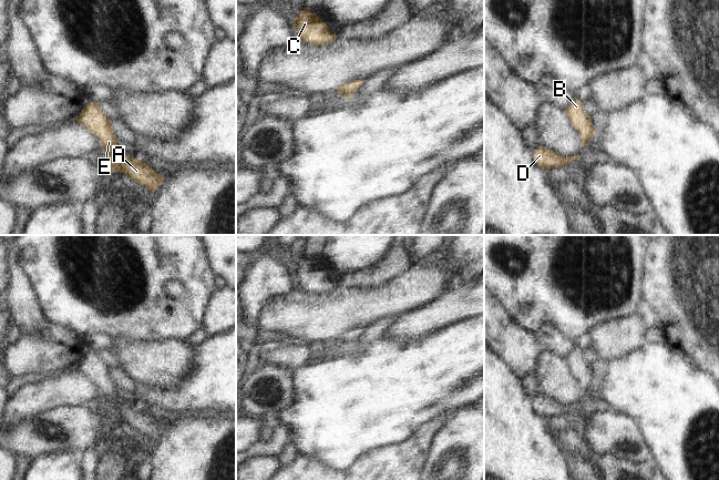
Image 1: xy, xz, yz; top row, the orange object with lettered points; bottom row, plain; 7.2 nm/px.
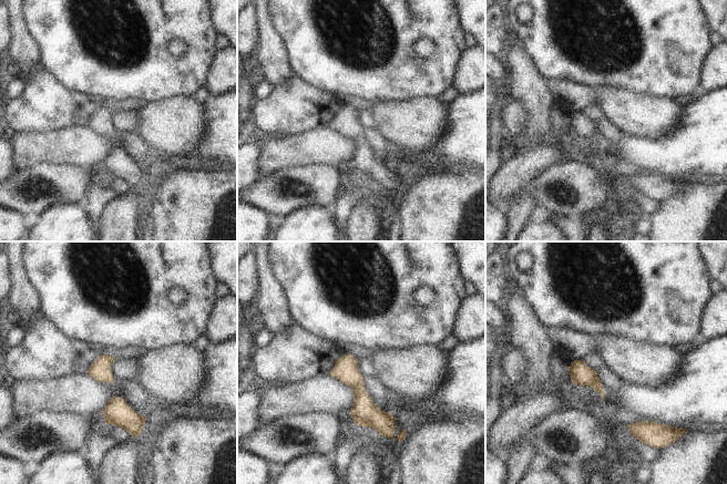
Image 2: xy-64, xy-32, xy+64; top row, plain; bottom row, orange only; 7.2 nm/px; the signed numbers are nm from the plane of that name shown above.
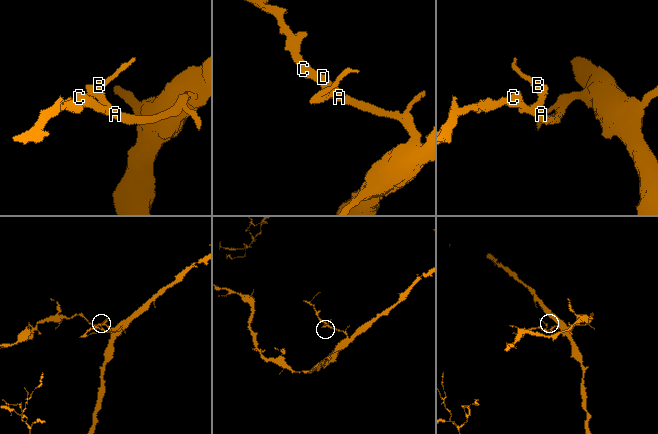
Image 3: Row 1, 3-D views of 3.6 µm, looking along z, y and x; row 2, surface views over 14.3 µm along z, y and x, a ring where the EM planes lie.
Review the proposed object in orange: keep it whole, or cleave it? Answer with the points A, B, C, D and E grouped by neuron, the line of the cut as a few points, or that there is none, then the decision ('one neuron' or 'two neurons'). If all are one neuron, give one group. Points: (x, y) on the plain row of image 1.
A B C D E | no cut | one neuron

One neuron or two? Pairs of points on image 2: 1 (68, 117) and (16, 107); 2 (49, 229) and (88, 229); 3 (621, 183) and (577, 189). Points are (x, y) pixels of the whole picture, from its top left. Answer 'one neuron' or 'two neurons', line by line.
1: one neuron
2: one neuron
3: two neurons

